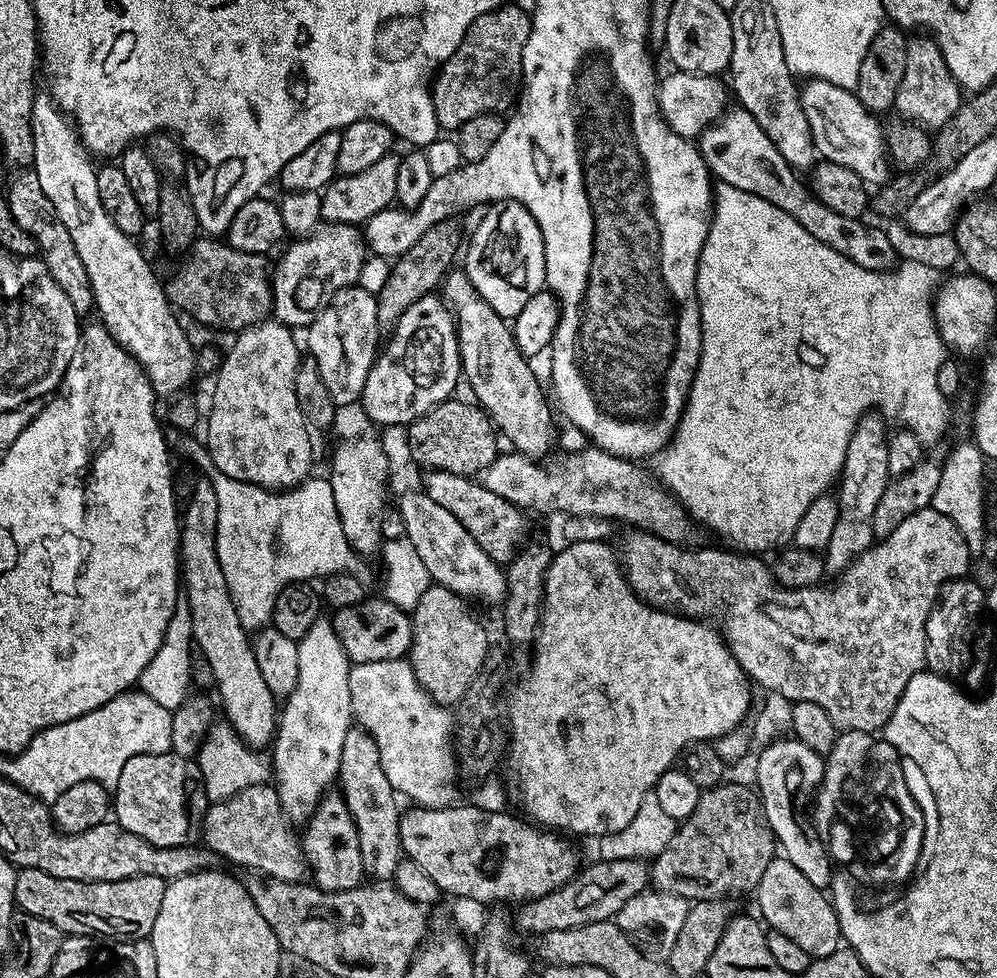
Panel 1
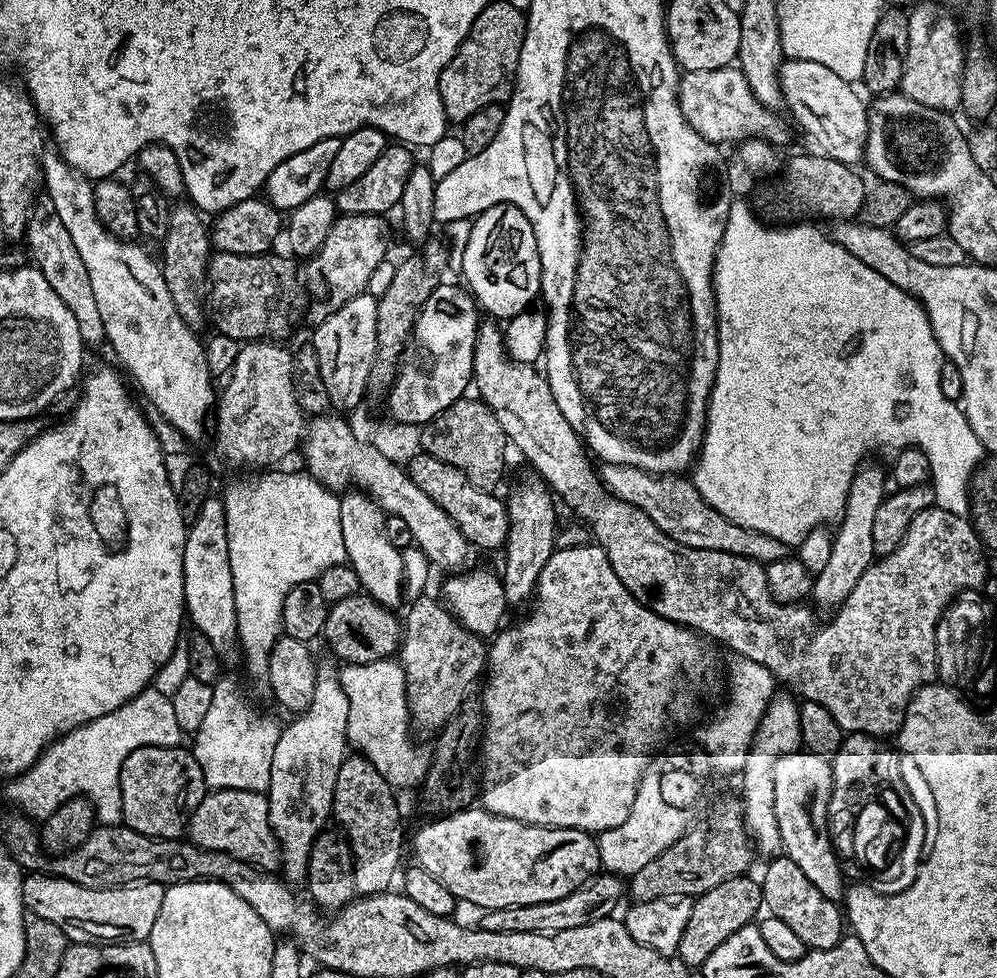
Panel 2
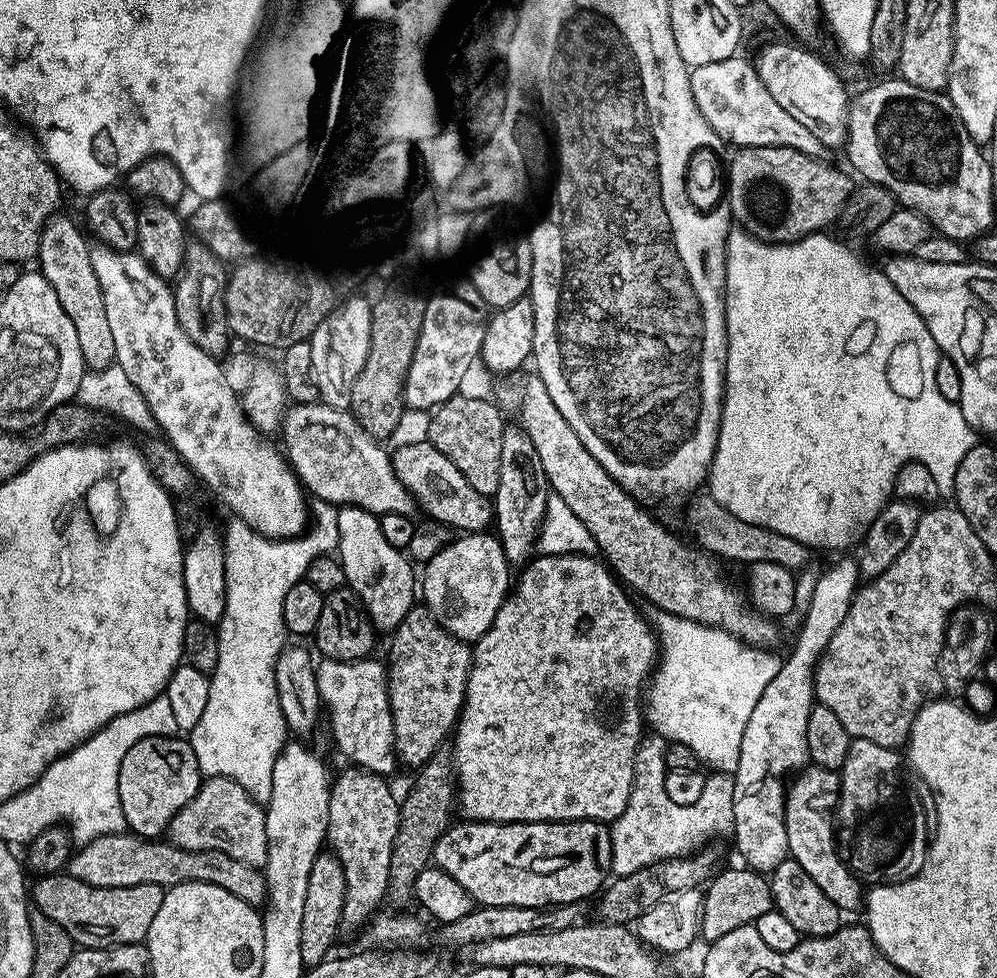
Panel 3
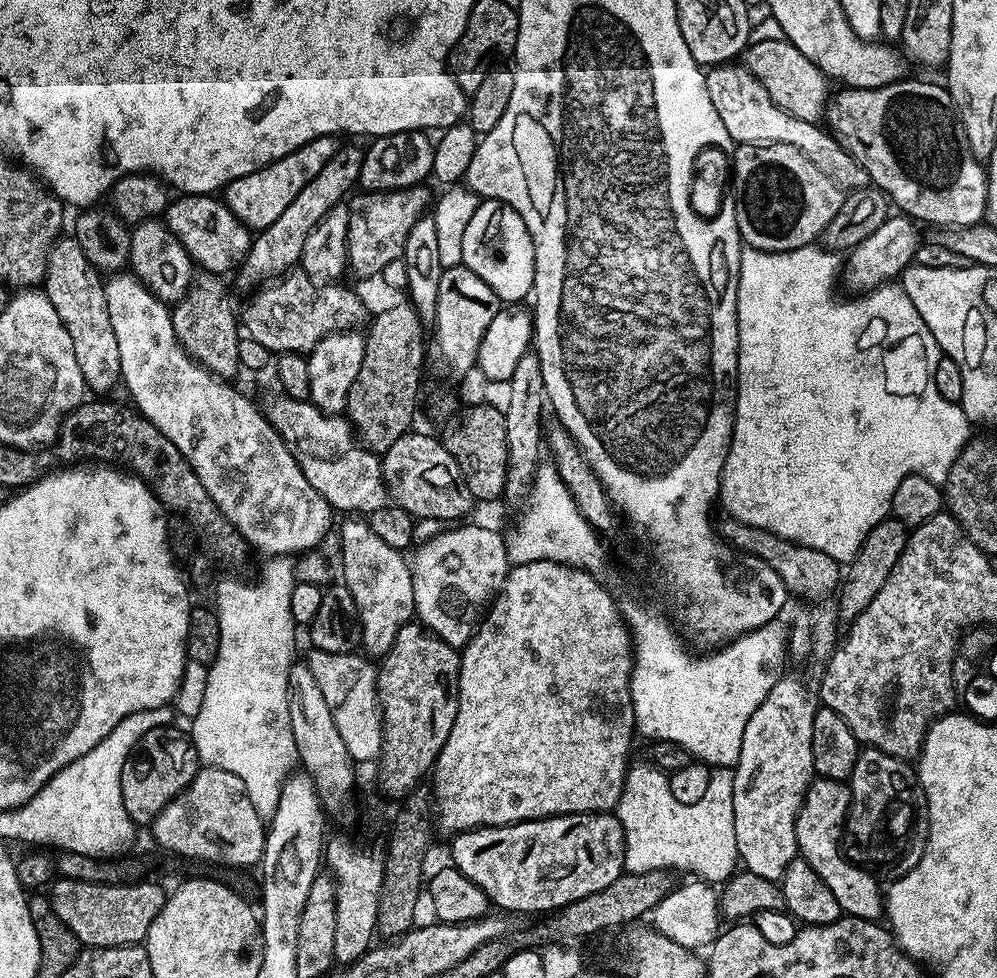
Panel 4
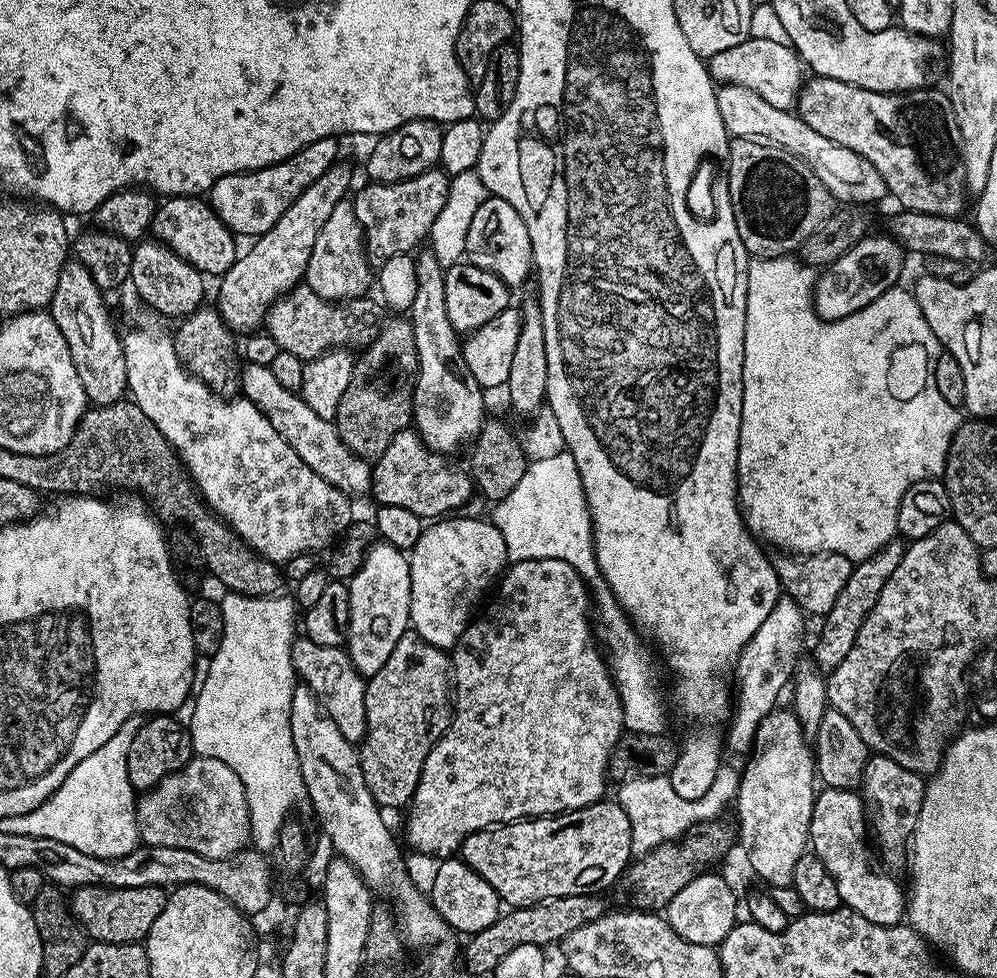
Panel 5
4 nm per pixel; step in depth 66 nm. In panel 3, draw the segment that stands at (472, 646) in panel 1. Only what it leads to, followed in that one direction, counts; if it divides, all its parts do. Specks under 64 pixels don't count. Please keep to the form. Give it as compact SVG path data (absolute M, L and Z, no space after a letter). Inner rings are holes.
M414 606L406 618L391 633L392 649L386 659L388 674L388 697L394 722L394 747L396 759L401 765L409 764L412 770L421 766L436 752L441 751L444 739L449 739L464 707L464 687L468 685L468 671L472 665L472 648L466 641L459 640L439 624L425 606Z

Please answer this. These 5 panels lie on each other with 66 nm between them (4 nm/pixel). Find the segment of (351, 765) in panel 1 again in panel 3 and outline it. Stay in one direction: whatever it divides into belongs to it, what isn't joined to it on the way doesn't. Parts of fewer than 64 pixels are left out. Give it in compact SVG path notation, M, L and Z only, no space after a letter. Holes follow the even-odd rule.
M348 766L332 781L326 844L338 862L342 862L342 870L346 873L346 906L342 906L345 929L363 929L381 911L386 900L391 848L400 821L400 800L388 783L385 777L355 766Z

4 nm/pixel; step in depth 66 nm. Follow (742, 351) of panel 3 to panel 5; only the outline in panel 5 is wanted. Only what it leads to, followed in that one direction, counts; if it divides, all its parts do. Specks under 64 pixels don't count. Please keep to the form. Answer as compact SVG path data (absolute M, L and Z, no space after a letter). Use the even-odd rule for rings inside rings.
M791 255L775 256L772 260L756 258L749 263L742 366L744 401L736 463L738 503L748 531L765 545L777 544L780 550L788 554L837 552L853 562L859 562L869 560L882 546L897 539L896 515L907 488L919 480L943 477L946 454L950 450L954 434L960 429L962 412L959 407L946 402L938 392L935 362L942 349L939 340L932 335L915 295L910 294L909 289L907 292L904 286L888 288L881 296L874 298L870 306L840 320L824 320L816 313L816 306L812 303L812 289L816 286L816 277L817 273L812 268Z

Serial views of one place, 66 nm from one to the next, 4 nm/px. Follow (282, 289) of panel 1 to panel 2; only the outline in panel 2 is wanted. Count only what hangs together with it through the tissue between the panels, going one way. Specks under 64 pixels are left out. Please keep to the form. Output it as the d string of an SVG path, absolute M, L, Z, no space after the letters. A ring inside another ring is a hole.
M337 215L320 250L303 265L302 284L308 287L308 296L312 299L309 325L321 324L331 312L350 302L350 298L365 295L367 288L364 287L379 270L379 260L384 256L383 246L376 244L376 222L376 216Z

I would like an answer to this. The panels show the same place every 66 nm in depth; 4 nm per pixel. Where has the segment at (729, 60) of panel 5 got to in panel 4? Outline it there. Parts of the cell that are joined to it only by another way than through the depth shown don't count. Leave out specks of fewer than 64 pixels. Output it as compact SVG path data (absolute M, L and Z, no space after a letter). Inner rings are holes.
M786 39L749 43L742 60L748 71L769 92L773 103L794 118L815 124L825 115L826 105L830 100L829 81L814 62L810 62L801 50L796 49Z

